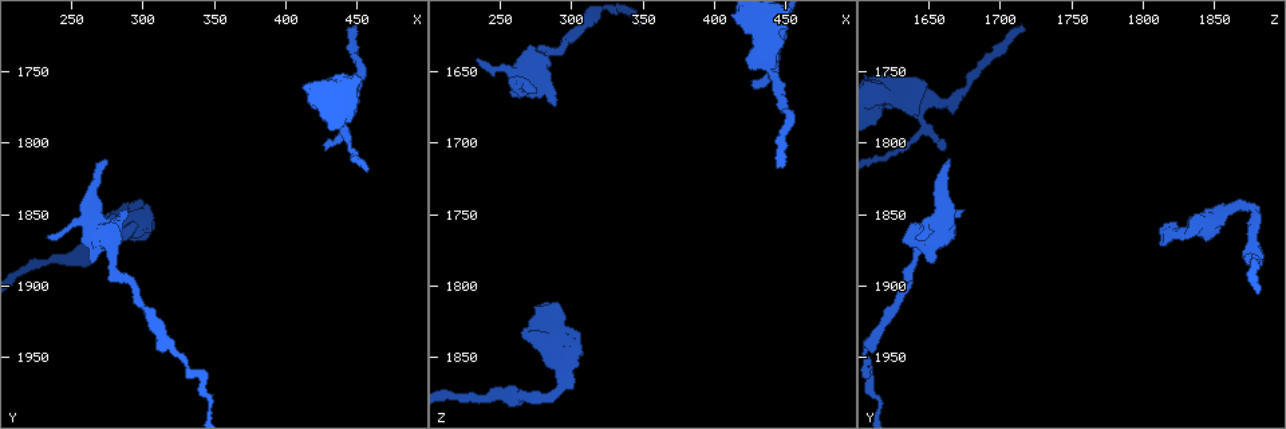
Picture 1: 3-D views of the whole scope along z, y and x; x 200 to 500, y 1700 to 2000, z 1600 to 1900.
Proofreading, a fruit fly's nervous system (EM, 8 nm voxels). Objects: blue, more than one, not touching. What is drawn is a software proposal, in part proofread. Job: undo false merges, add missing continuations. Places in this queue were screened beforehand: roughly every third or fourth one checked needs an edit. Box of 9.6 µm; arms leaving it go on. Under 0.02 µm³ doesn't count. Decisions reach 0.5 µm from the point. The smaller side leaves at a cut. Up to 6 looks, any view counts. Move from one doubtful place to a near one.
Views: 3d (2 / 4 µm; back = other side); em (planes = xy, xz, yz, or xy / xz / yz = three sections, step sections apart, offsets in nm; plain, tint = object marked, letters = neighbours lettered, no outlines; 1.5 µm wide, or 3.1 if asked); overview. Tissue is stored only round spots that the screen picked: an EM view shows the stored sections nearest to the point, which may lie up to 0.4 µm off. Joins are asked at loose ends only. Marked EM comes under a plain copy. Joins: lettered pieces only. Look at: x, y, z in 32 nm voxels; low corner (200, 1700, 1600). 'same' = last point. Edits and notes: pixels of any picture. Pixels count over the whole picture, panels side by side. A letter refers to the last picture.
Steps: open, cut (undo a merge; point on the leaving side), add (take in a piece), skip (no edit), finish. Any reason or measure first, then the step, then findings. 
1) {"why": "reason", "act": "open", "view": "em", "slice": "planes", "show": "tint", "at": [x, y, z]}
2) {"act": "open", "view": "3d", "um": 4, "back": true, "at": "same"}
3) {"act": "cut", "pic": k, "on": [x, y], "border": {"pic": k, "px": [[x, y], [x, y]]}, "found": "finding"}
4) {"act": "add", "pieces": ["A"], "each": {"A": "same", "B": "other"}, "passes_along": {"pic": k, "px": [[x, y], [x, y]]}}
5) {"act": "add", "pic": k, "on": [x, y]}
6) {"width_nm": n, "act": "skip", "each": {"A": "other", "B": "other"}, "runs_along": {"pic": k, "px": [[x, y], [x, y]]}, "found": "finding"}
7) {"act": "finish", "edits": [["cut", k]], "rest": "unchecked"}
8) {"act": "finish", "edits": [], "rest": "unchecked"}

{"why": "tapers out", "act": "open", "view": "em", "slice": "xy", "step": 4, "show": "letters", "at": [442, 1720, 1718]}

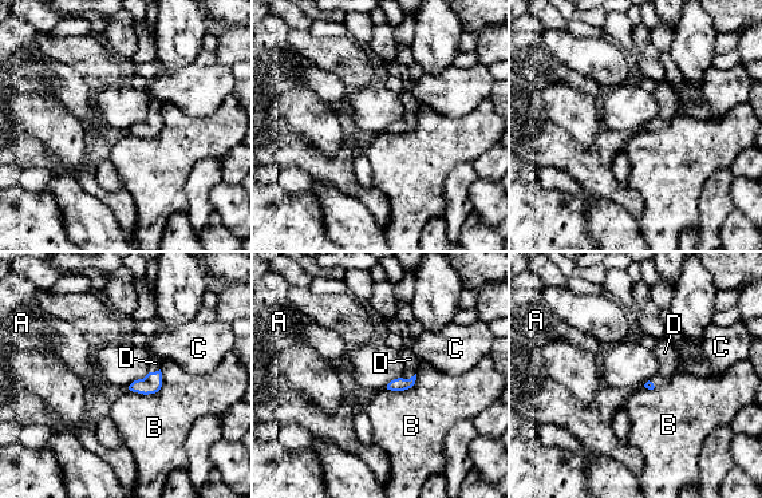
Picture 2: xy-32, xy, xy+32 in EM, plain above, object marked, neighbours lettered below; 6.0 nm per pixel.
{"longest_contact_nm": ["B", 240], "act": "add", "pieces": ["D"], "each": {"A": "other", "B": "other", "C": "other", "D": "same"}, "found": "it goes on there"}

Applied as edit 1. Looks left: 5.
{"why": "redraw", "act": "open", "view": "overview"}

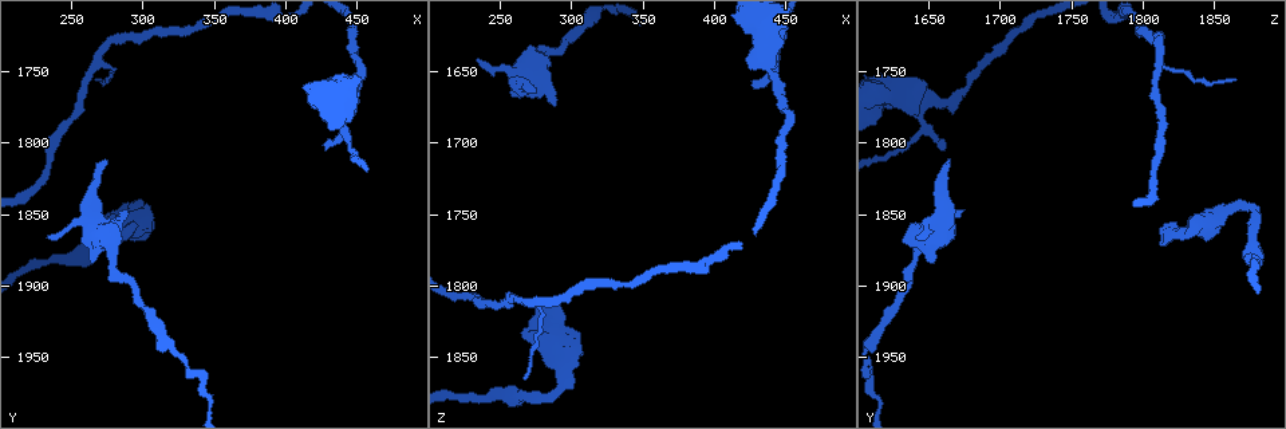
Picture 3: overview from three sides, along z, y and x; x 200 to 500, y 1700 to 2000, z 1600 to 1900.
{"act": "open", "view": "em", "slice": "xy", "step": 4, "show": "letters", "at": [272, 1812, 1664]}

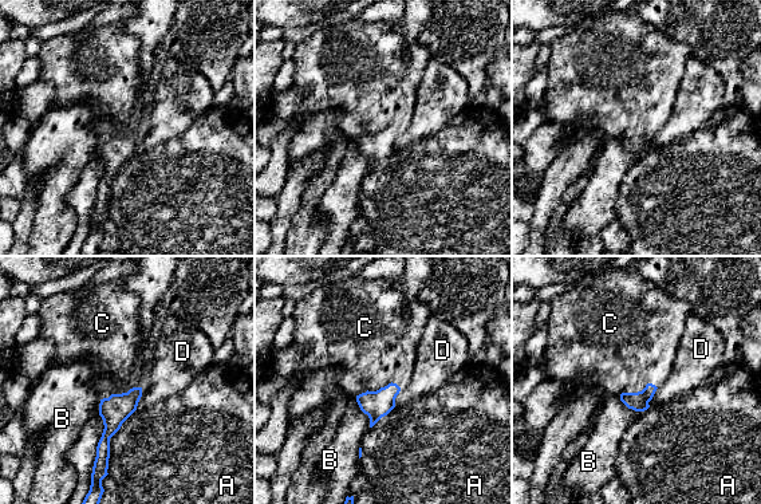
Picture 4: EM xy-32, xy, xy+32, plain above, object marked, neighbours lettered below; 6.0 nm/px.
{"width_nm": 110, "act": "add", "pieces": ["C"], "each": {"A": "other", "B": "other", "C": "same", "D": "other"}, "passes_along": {"pic": 4, "px": [[378, 404], [395, 384], [378, 346]]}, "found": "the neuron continues"}

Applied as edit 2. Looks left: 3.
{"act": "open", "view": "overview"}

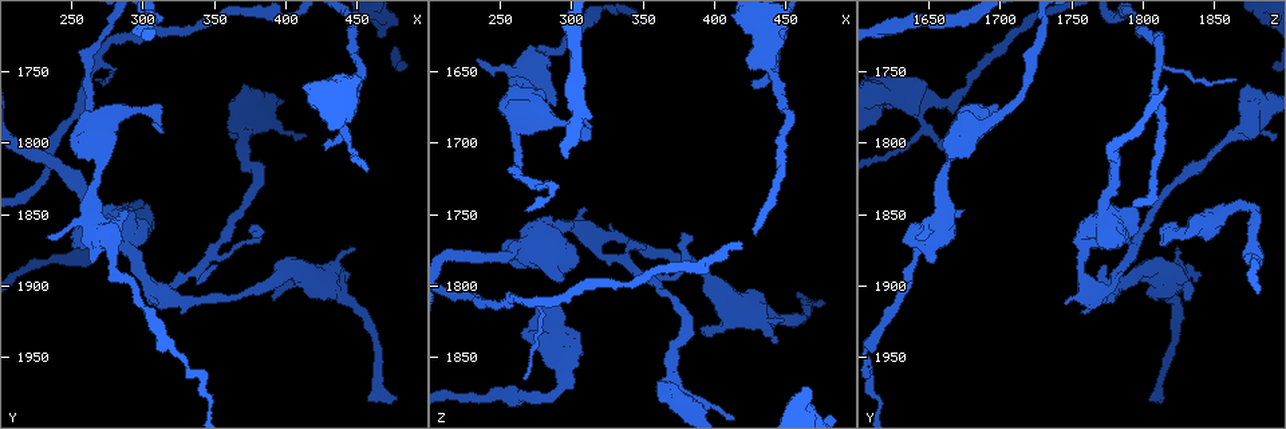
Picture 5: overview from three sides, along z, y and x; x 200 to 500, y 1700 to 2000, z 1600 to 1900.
{"why": "thin end", "act": "open", "view": "em", "slice": "yz", "step": 8, "show": "letters", "at": [234, 1868, 1644]}

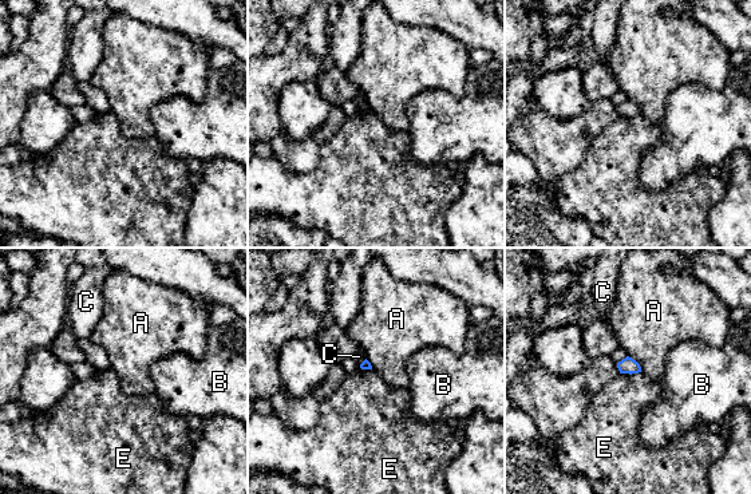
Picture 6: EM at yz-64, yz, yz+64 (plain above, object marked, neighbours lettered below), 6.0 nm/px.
{"longest_contact_nm": ["A", 130], "act": "skip", "each": {"A": "other", "B": "other", "C": "other", "E": "other"}, "border": {"pic": 6, "px": [[640, 371], [620, 374]]}, "found": "no lettered piece goes on from it"}

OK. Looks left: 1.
{"act": "finish", "edits": [["add", 2], ["add", 4]], "rest": "unchecked"}

